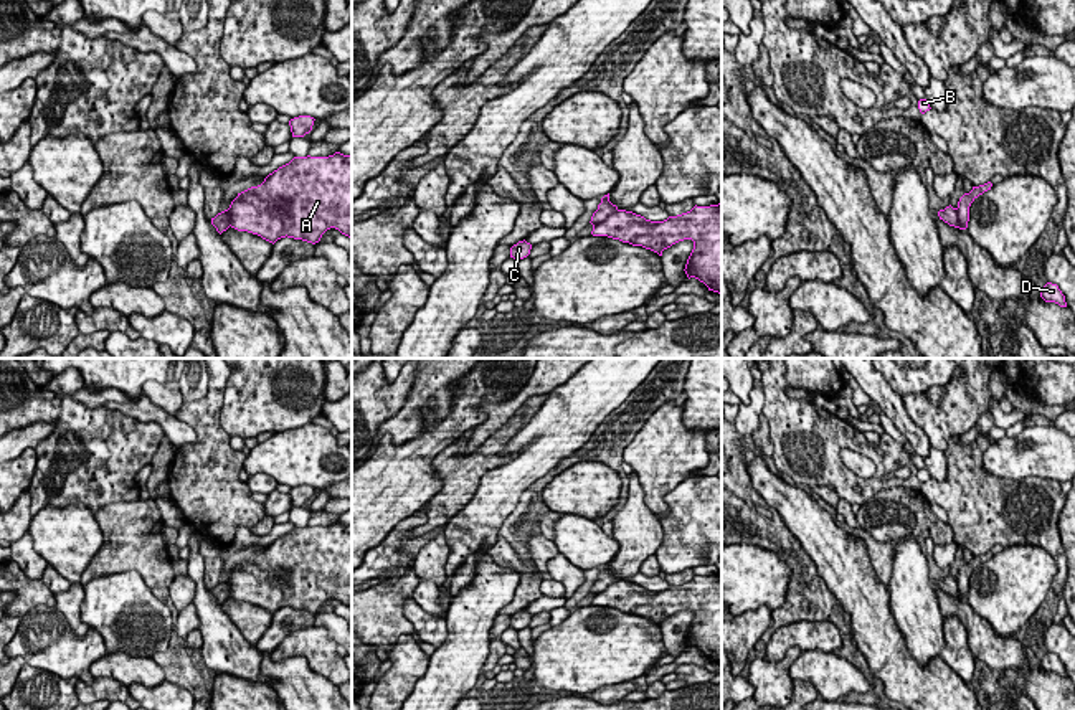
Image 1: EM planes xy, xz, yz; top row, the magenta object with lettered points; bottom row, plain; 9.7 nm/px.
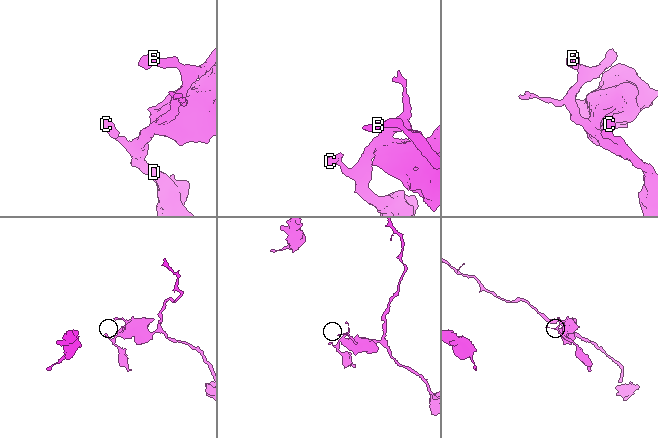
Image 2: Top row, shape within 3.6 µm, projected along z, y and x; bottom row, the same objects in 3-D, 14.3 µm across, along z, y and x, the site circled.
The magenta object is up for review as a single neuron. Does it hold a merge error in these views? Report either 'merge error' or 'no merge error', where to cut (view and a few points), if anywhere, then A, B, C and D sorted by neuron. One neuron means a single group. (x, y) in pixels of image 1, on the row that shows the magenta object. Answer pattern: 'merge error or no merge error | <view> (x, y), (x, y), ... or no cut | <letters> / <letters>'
merge error | xz (620, 210), (593, 225) | A / B C D

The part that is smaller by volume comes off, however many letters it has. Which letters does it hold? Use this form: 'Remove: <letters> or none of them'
Remove: B, C, D

